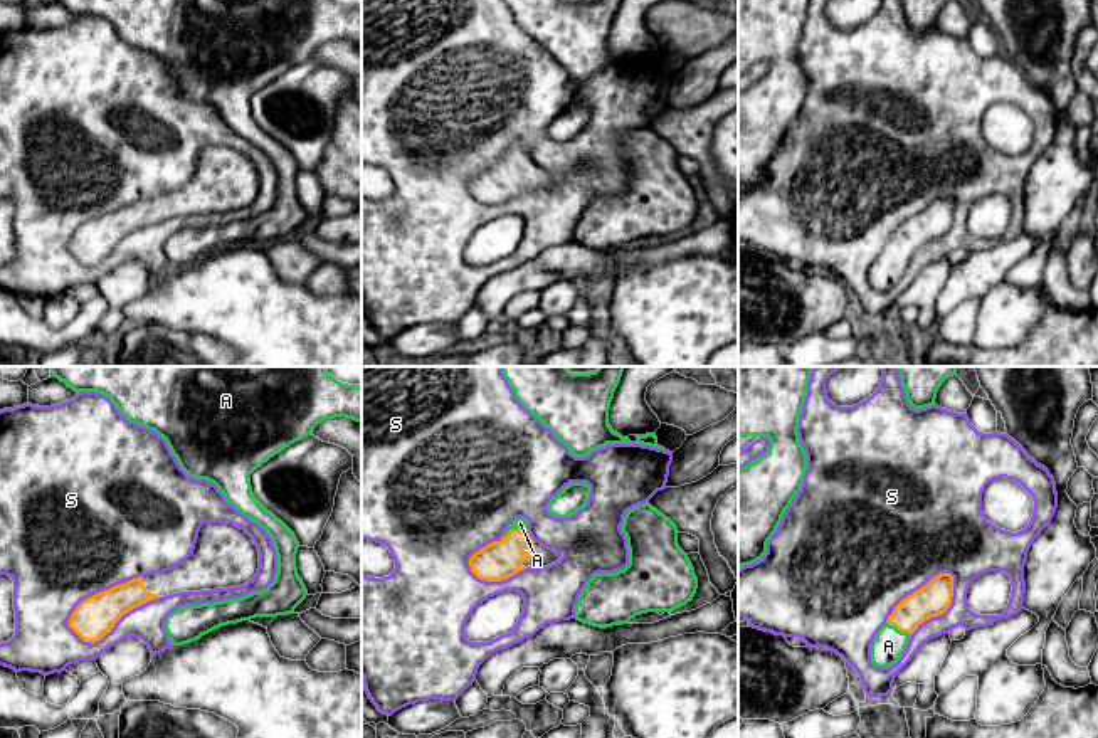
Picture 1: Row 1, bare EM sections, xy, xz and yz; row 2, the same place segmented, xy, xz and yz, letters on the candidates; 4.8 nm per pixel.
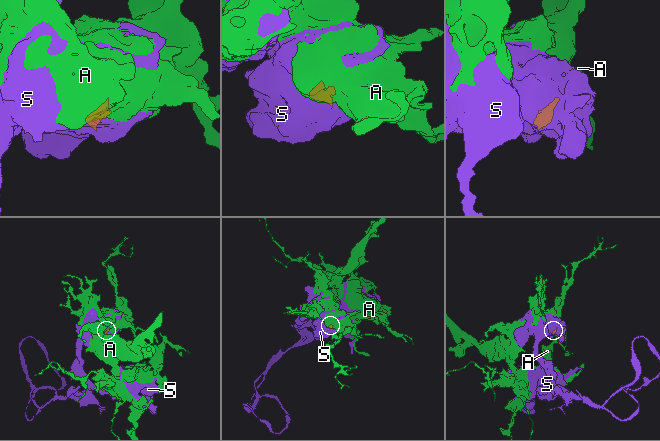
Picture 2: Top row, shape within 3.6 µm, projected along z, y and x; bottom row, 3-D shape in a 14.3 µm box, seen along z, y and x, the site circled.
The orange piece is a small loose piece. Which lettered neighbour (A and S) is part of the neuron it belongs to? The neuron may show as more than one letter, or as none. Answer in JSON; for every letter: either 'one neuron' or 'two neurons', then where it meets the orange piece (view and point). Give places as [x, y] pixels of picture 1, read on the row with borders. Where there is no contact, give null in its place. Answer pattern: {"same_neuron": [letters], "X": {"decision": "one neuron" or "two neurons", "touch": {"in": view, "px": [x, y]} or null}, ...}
{"same_neuron": ["A"], "A": {"decision": "one neuron", "touch": {"in": "xz", "px": [515, 530]}}, "S": {"decision": "two neurons", "touch": {"in": "xy", "px": [113, 626]}}}

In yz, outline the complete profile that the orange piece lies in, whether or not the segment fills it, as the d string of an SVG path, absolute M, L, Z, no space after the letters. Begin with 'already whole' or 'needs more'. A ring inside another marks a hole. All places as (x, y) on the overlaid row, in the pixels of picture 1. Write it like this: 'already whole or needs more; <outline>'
needs more; M940 573L926 585L903 598L878 630L871 644L871 662L876 667L889 667L903 656L910 635L925 620L942 615L952 604L953 577Z

